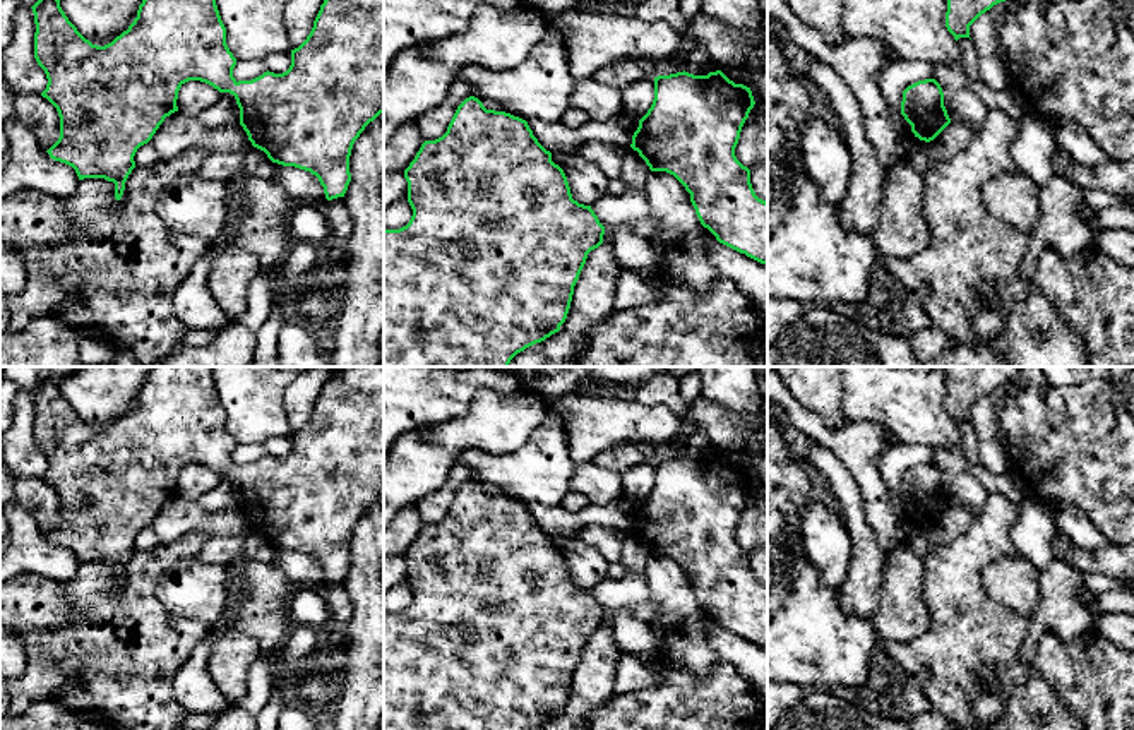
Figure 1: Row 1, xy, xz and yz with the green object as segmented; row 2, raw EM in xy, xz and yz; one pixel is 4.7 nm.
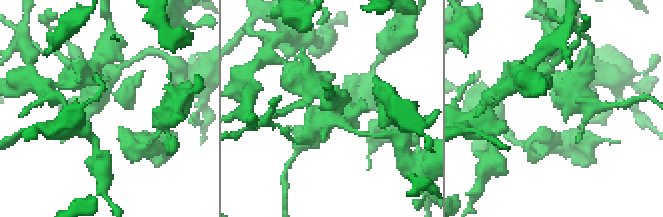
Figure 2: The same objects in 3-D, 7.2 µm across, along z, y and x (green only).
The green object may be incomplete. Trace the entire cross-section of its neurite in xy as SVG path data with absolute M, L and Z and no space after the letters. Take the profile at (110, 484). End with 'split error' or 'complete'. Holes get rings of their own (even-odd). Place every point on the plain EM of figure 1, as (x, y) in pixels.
M151 367L134 406L104 430L93 428L77 415L57 380L41 380L31 392L36 408L34 442L48 463L41 480L57 492L60 500L60 521L46 536L51 543L72 550L79 564L113 565L116 584L122 583L125 565L135 552L137 533L152 523L166 500L178 495L178 475L188 464L200 464L219 476L233 478L240 492L240 509L252 530L264 535L272 547L315 559L327 584L344 581L351 565L353 528L365 511L384 497L384 367L332 370L310 418L291 434L289 452L283 458L267 454L252 464L233 461L236 442L226 428L226 411L216 389L212 367Z; complete

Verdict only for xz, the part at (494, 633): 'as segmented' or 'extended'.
as segmented

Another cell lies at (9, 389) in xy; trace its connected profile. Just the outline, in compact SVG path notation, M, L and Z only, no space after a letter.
M9 379L0 380L0 437L9 430L14 418L14 401L22 391L21 386Z

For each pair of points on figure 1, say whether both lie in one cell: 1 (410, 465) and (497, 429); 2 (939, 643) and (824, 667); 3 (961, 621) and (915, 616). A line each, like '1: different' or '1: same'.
1: same
2: different
3: different

